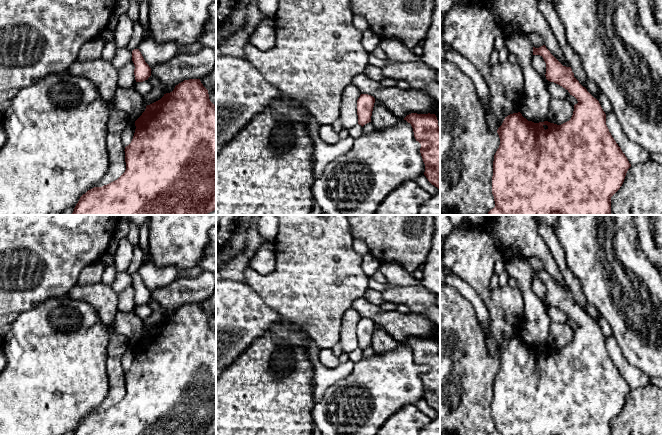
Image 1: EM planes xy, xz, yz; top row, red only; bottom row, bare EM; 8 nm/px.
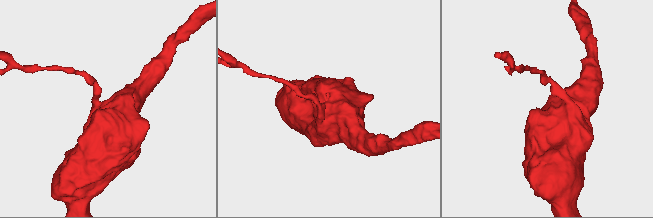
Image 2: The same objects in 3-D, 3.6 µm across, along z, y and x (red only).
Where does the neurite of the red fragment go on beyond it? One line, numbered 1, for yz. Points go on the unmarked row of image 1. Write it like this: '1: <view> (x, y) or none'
1: none

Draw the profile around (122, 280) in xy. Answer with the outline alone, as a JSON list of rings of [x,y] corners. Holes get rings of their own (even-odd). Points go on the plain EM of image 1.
[[[117,272],[116,277],[111,284],[111,288],[117,294],[121,293],[132,284],[132,276],[127,272]]]

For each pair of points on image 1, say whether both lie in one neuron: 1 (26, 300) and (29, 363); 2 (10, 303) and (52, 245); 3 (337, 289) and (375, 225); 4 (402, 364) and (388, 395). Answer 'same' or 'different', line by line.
1: different
2: same
3: different
4: same

